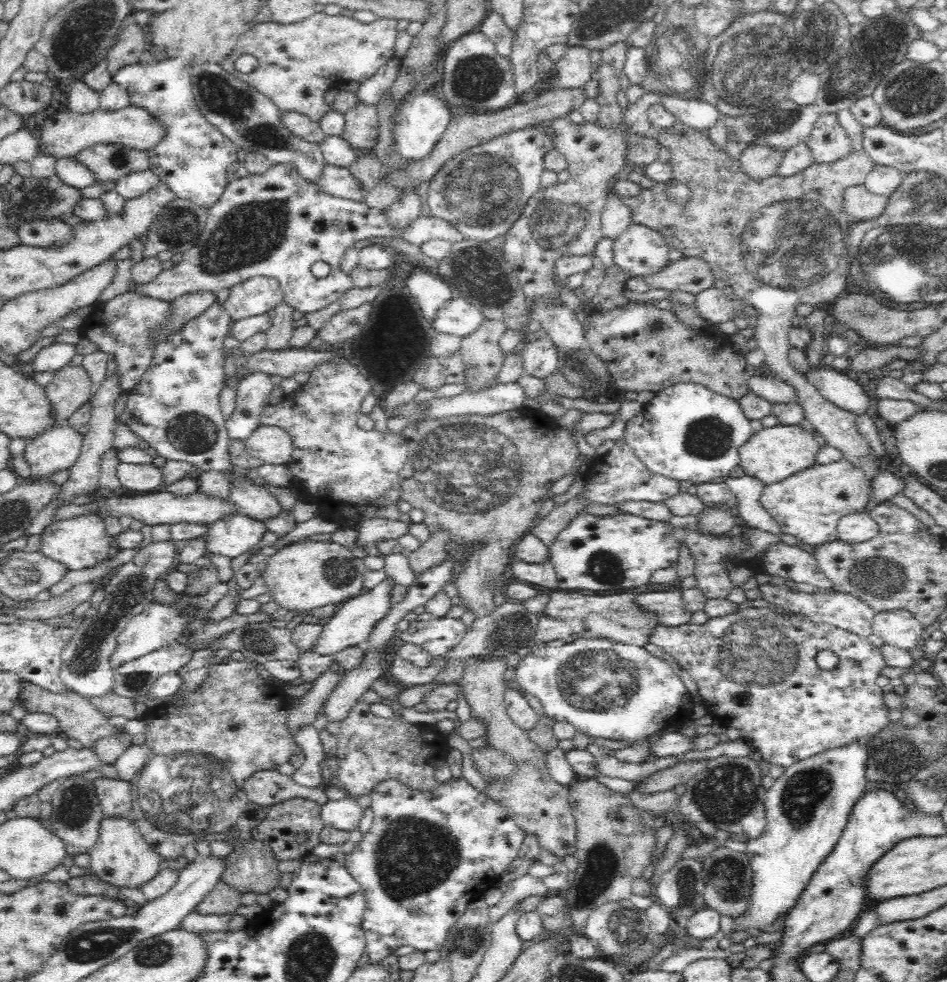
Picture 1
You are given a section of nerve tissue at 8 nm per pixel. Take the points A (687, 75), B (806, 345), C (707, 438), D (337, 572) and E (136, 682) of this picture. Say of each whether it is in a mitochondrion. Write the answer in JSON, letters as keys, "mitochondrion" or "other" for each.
{"A":"mitochondrion","B":"other","C":"mitochondrion","D":"mitochondrion","E":"mitochondrion"}

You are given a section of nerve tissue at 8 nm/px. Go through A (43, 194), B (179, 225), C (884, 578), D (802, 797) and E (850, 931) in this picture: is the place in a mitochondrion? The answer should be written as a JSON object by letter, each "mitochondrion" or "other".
{"A":"mitochondrion","B":"mitochondrion","C":"mitochondrion","D":"mitochondrion","E":"other"}

